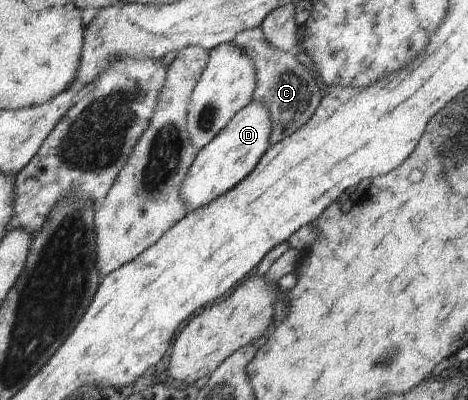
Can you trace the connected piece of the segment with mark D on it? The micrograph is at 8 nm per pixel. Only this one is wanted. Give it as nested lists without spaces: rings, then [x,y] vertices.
[[[251,101],[194,158],[181,185],[181,198],[186,202],[187,211],[209,204],[238,185],[239,181],[250,175],[270,146],[268,107],[262,107],[260,101]]]

